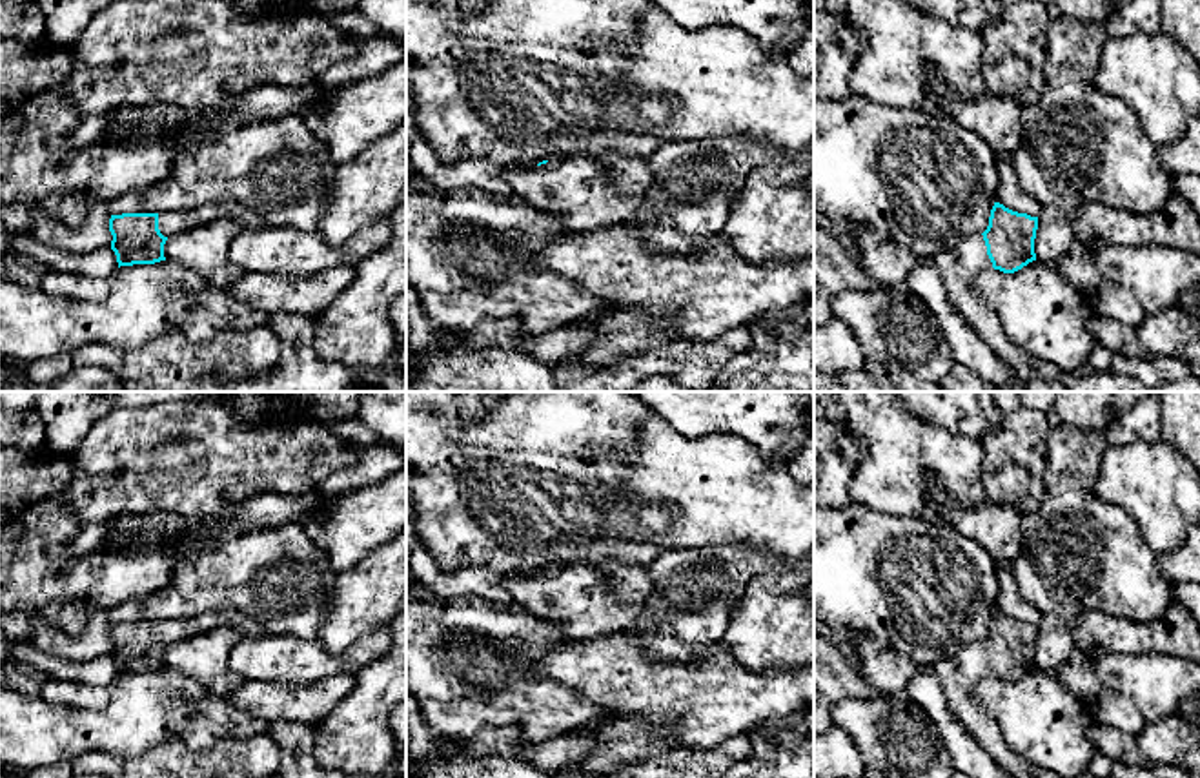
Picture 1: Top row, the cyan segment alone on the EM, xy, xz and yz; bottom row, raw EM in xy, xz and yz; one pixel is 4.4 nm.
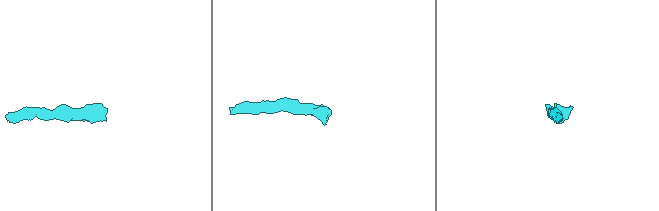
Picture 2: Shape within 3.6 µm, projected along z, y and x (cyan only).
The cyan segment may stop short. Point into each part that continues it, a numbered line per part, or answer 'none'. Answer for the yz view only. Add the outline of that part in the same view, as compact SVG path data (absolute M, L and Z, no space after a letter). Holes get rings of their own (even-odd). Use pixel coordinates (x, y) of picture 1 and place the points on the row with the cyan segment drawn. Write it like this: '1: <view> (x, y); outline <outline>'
1: yz (958, 266); outline M969 235L956 248L940 250L931 261L945 282L951 302L965 315L989 350L1007 364L1016 381L1016 392L1069 392L1060 381L1036 374L1031 353L1007 337L998 315L974 292L974 279L992 268L983 235Z

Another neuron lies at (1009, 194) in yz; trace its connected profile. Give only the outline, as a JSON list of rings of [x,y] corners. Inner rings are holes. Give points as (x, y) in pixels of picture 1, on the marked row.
[[[998,155],[994,164],[996,164],[996,202],[1003,204],[1012,211],[1038,217],[1042,213],[1042,206],[1036,199],[1032,199],[1020,188],[1011,157]]]

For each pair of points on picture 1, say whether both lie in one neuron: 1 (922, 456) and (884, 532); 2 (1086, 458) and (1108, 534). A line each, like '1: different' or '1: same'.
1: different
2: same

